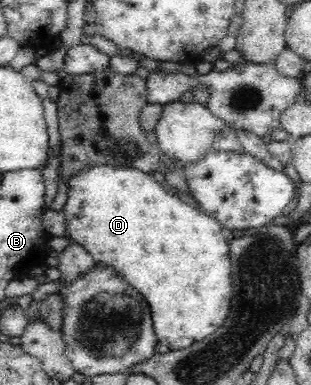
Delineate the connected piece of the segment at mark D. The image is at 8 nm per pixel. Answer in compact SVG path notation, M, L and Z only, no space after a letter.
M89 165L89 169L75 173L67 181L68 198L62 210L66 217L66 233L75 242L81 244L85 251L91 254L95 264L113 265L113 270L117 270L121 276L125 276L125 280L134 289L137 289L138 293L141 293L141 296L151 307L155 335L159 338L161 344L168 346L170 350L184 349L219 330L229 316L232 297L232 265L229 255L230 237L217 220L197 207L192 207L190 204L179 200L179 196L176 193L171 193L163 183L157 182L152 175L153 172L144 173L138 169L121 169L112 165Z

